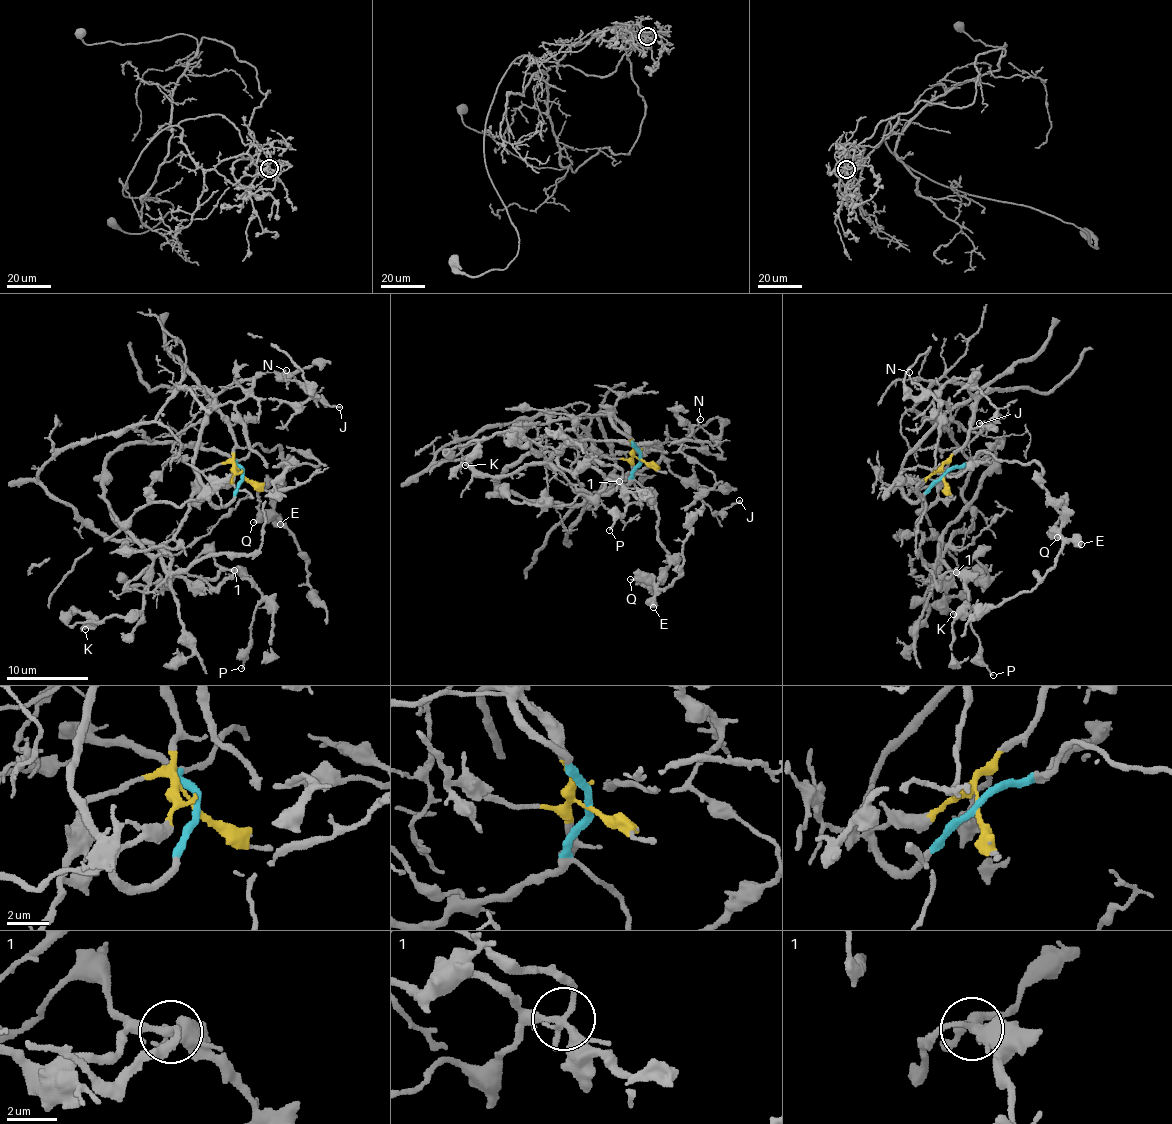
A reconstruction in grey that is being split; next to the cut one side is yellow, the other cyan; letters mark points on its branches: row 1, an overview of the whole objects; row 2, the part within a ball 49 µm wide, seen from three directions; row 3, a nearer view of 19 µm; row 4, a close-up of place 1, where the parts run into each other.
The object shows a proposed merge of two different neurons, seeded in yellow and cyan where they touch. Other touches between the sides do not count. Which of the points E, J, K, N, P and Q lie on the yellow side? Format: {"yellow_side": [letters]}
{"yellow_side": ["J", "N"]}

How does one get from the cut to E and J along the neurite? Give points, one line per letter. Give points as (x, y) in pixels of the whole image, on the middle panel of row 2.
E: (639, 459), (632, 478), (652, 496), (657, 511), (659, 544), (669, 559), (666, 573), (653, 582), (653, 608)
J: (639, 459), (632, 459), (631, 477), (620, 478), (663, 460), (693, 485), (713, 512), (739, 500)

